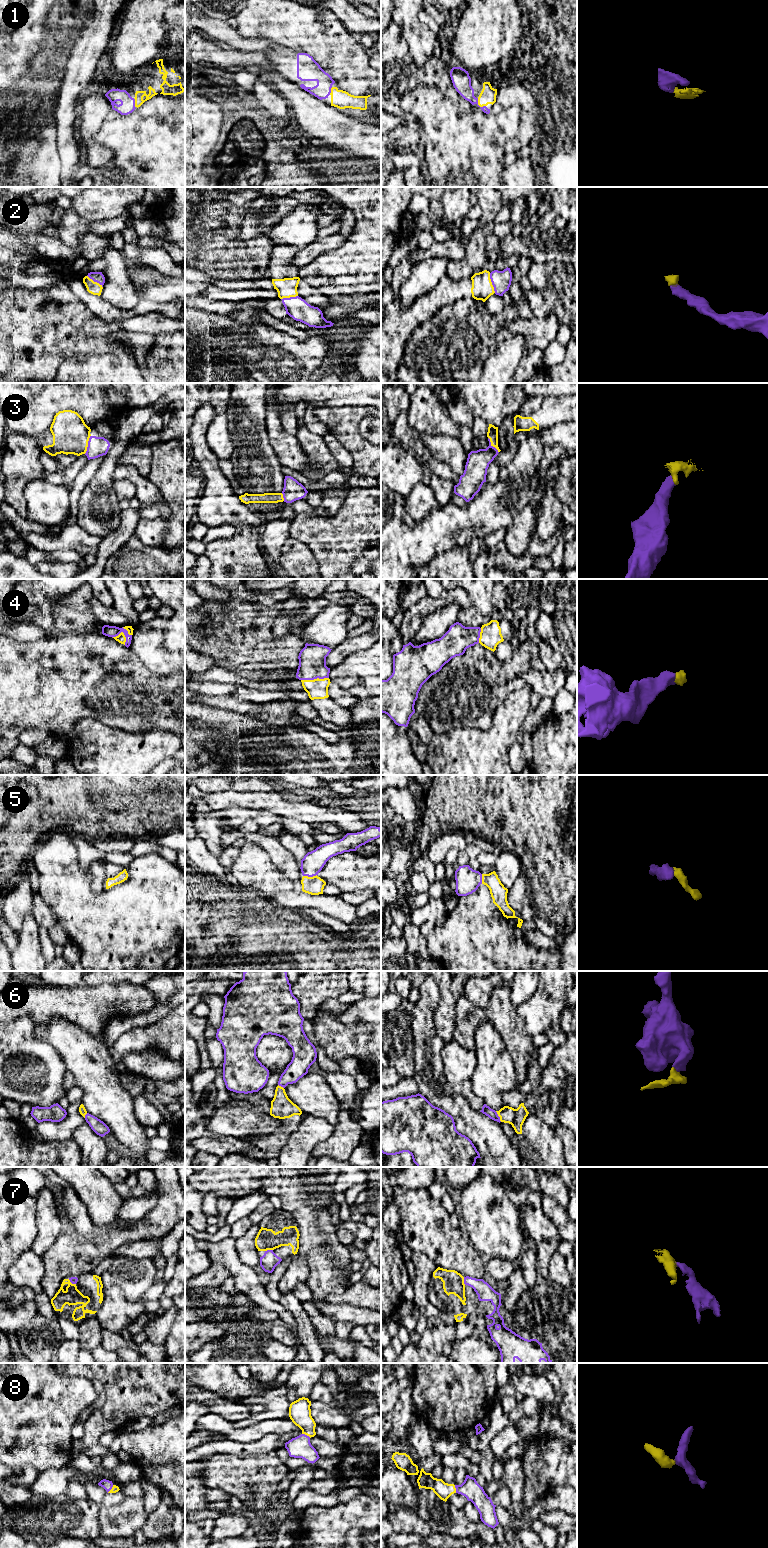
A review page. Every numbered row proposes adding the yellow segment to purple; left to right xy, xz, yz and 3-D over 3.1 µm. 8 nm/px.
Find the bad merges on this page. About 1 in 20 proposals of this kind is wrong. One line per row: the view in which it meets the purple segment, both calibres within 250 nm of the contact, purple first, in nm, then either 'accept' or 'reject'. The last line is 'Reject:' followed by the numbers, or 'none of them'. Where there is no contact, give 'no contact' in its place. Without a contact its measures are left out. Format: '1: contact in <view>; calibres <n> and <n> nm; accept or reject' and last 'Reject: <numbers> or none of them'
1: contact in yz; calibres 150 and 130 nm; accept
2: contact in yz; calibres 160 and 170 nm; accept
3: contact in xy; calibres 160 and 280 nm; reject
4: contact in xz; calibres 220 and 160 nm; accept
5: contact in xz; calibres 170 and 150 nm; accept
6: contact in yz; calibres 80 and 140 nm; accept
7: contact in xz; calibres 140 and 170 nm; accept
8: contact in xz; calibres 180 and 180 nm; accept
Reject: 3

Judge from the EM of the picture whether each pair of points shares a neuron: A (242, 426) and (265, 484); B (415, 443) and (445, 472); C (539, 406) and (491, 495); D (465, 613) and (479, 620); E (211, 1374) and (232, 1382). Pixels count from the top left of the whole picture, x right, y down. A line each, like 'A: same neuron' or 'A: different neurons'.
A: same neuron
B: same neuron
C: different neurons
D: same neuron
E: same neuron

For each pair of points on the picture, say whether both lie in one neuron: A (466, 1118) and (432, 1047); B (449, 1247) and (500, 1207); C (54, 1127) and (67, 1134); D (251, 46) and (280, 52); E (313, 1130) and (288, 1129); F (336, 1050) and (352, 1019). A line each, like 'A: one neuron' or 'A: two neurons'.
A: one neuron
B: two neurons
C: one neuron
D: one neuron
E: two neurons
F: two neurons

